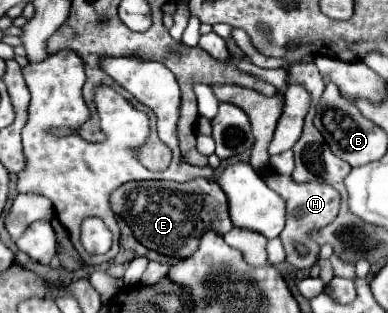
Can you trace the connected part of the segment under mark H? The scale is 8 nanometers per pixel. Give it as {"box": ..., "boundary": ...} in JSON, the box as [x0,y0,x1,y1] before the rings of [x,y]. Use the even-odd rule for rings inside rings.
{"box":[261,169,341,269],"boundary":[[[271,169],[265,171],[265,173],[261,173],[261,177],[263,177],[263,181],[265,181],[275,193],[279,193],[279,195],[285,199],[285,203],[287,203],[287,225],[285,225],[285,229],[283,229],[281,235],[279,235],[279,239],[283,241],[285,253],[287,253],[287,263],[293,265],[295,269],[309,269],[309,267],[313,267],[313,265],[317,263],[317,259],[319,259],[319,245],[311,239],[311,233],[323,229],[325,225],[329,225],[329,223],[335,219],[335,215],[337,215],[337,211],[339,211],[341,195],[337,195],[337,189],[333,189],[333,187],[331,187],[329,183],[325,183],[325,181],[297,183],[297,181],[293,181],[291,175],[283,175],[283,173],[277,173],[277,171],[271,171]],[[295,241],[301,241],[301,243],[309,249],[309,255],[307,255],[305,259],[297,255],[297,251],[295,251],[295,247],[293,247]]]}

